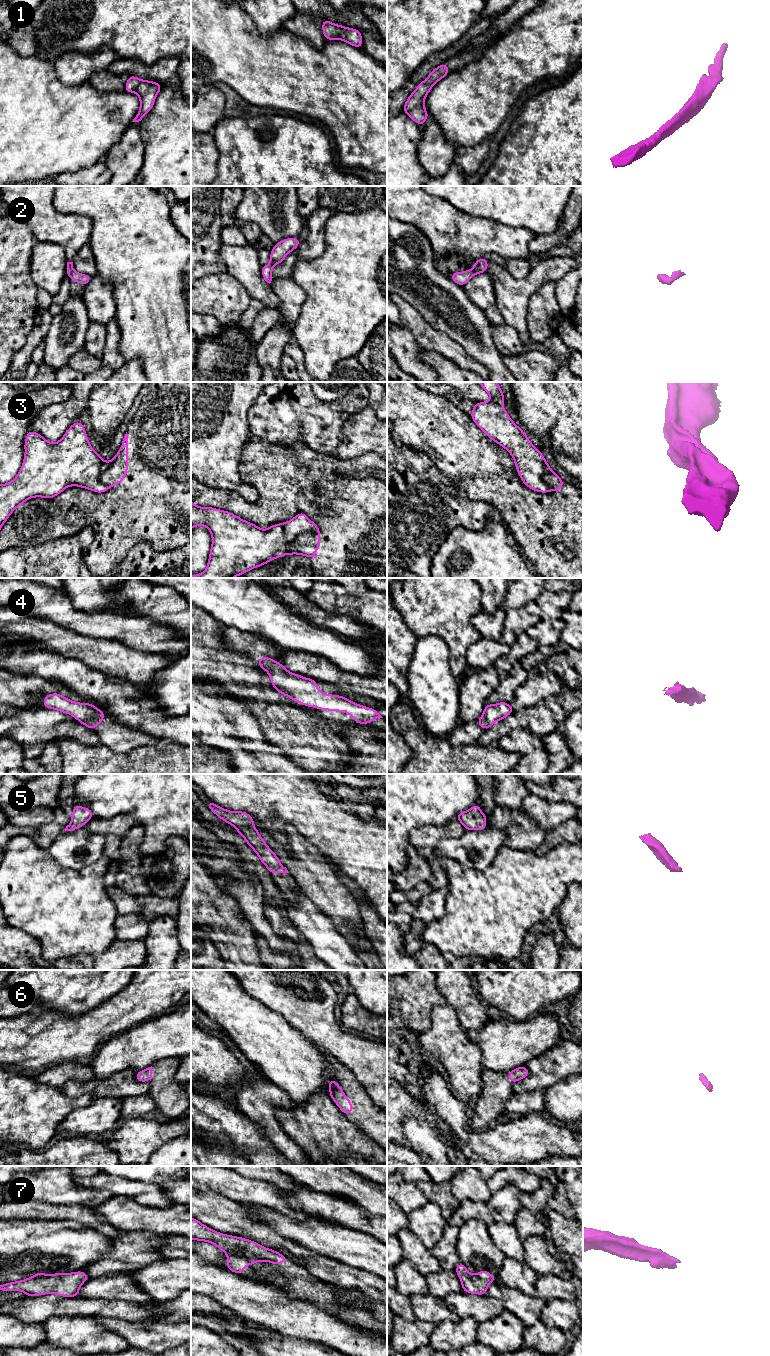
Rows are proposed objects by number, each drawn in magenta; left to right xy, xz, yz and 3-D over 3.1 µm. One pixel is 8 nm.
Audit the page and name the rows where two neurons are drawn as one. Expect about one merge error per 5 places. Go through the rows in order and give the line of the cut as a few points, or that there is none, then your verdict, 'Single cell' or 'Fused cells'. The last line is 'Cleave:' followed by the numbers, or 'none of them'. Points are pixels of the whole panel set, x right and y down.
1: No split. Single cell
2: No split. Single cell
3: Split along xz (319, 530), (301, 533), (284, 554). Fused cells
4: No split. Single cell
5: No split. Single cell
6: No split. Single cell
7: No split. Single cell
Cleave: 3

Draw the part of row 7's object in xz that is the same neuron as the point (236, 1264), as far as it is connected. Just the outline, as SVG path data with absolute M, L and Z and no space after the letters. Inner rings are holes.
M191 1217L191 1240L205 1241L217 1246L228 1255L226 1262L228 1270L239 1275L245 1267L258 1261L268 1261L278 1266L288 1260L281 1253L265 1248L257 1242L216 1232L193 1217Z

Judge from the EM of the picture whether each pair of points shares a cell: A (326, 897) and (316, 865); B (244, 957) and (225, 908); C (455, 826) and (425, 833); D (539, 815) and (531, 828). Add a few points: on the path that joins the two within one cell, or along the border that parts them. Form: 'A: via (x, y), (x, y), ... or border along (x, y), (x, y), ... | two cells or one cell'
A: via (325, 889), (316, 878), (316, 873) | one cell
B: via (244, 945), (243, 930), (233, 920) | one cell
C: via (448, 830), (432, 833) | one cell
D: border along (520, 819), (532, 819), (547, 830) | two cells

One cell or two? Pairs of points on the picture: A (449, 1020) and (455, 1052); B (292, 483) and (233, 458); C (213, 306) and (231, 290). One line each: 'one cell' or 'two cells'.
A: one cell
B: two cells
C: one cell

